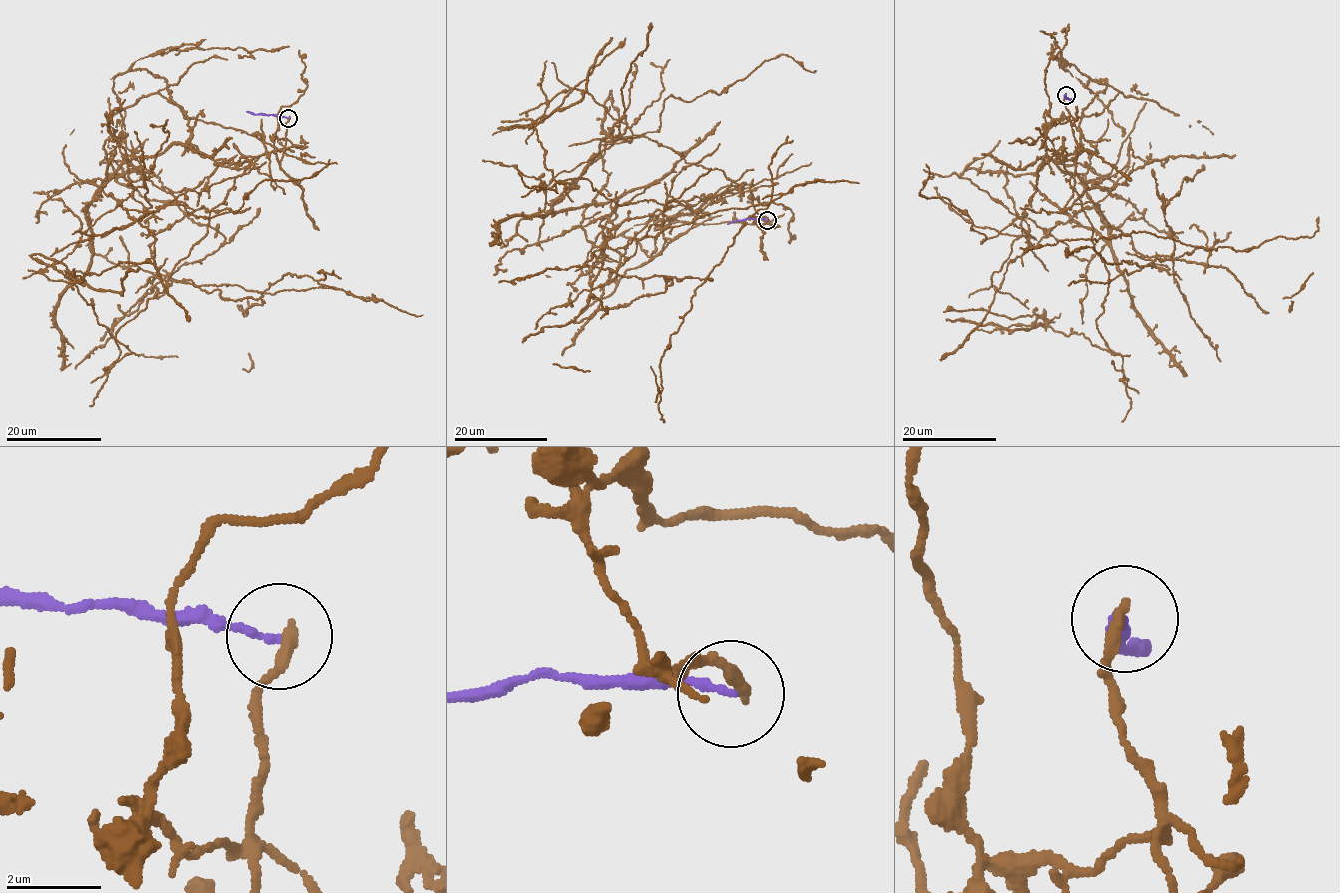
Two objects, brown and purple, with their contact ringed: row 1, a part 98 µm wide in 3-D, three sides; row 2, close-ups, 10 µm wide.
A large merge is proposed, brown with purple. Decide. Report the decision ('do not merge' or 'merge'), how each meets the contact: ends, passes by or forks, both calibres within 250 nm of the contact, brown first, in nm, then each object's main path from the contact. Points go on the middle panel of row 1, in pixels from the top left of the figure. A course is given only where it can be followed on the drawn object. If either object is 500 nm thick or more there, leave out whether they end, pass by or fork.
do not merge; brown ends there; purple ends there; 280 nm thick on the brown side, 160 nm on the other; brown runs (768, 219), (750, 190), (705, 195), (595, 246), (611, 129), (551, 210), (615, 209), (506, 269); purple runs (767, 220), (744, 218), (727, 224)

